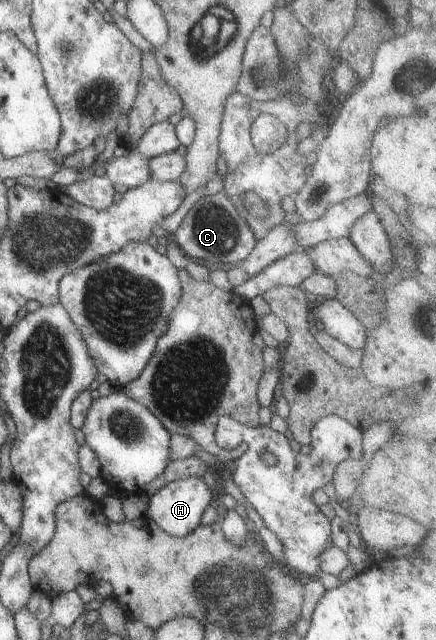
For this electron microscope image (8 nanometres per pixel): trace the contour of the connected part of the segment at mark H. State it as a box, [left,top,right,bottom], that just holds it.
[146,476,213,537]

